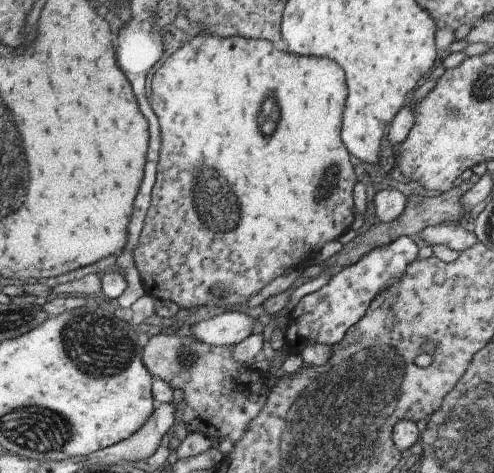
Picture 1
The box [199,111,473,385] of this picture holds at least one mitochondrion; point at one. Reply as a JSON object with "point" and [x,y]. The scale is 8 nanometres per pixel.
{"point":[328,180]}

